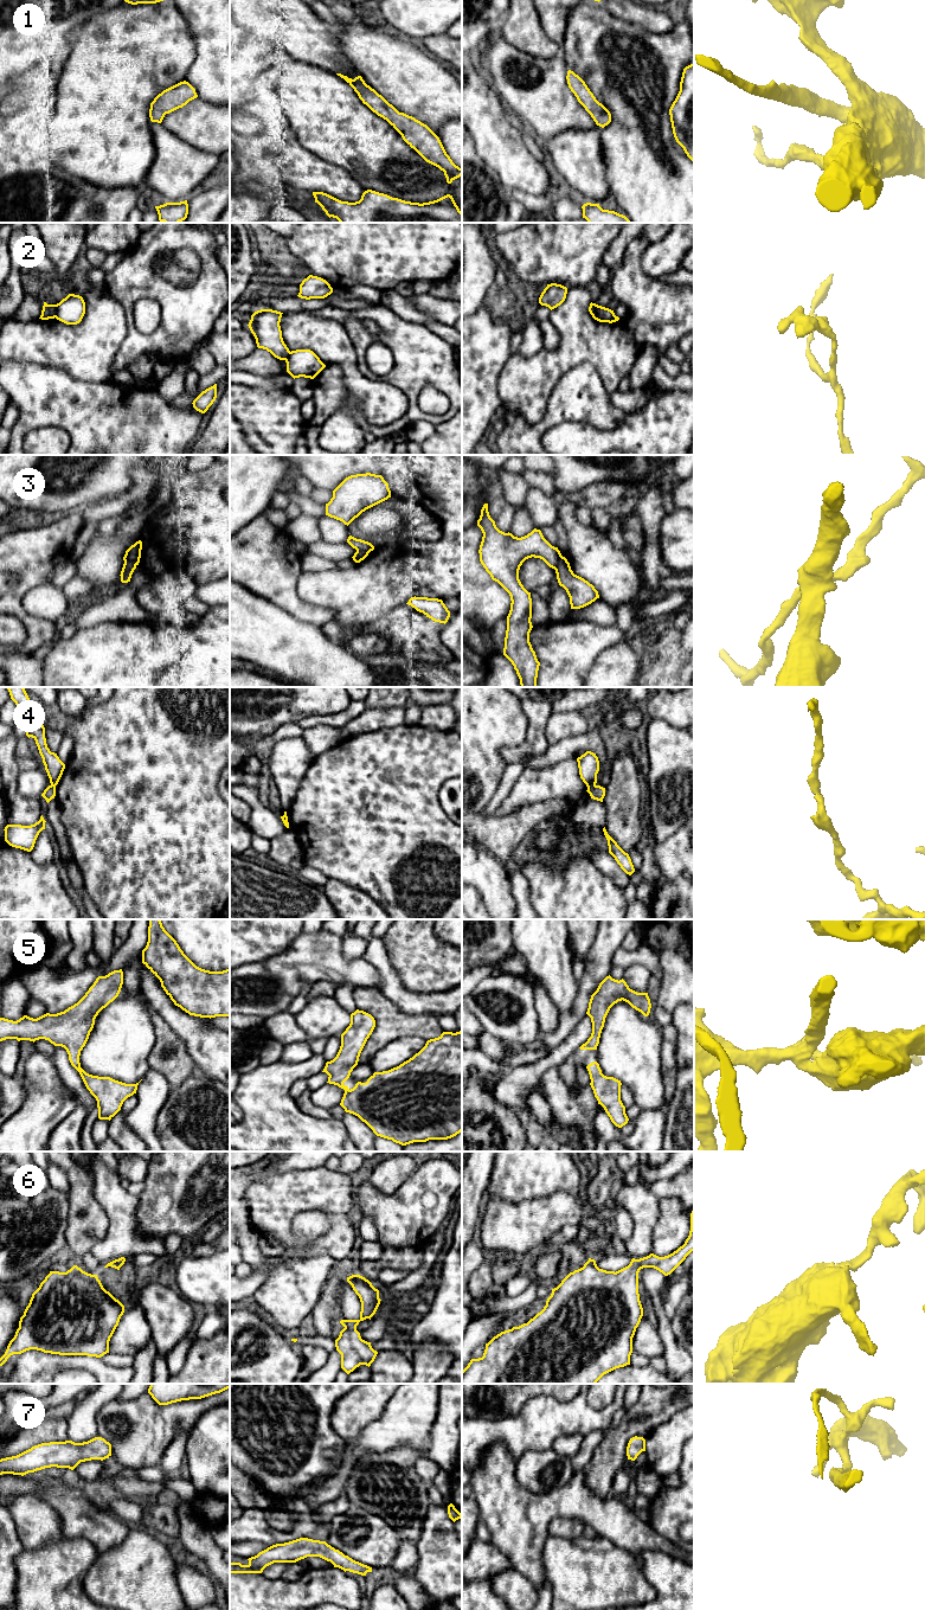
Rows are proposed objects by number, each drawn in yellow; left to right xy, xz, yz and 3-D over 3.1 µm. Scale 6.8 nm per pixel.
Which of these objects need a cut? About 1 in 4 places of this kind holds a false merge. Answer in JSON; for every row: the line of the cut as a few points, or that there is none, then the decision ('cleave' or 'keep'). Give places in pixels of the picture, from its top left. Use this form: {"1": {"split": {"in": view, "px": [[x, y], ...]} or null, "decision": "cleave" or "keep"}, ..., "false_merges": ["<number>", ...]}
{"1": {"split": null, "decision": "keep"}, "2": {"split": {"in": "xy", "px": [[57, 305], [55, 316]]}, "decision": "cleave"}, "3": {"split": {"in": "yz", "px": [[561, 556], [554, 569]]}, "decision": "cleave"}, "4": {"split": {"in": "yz", "px": [[595, 784], [588, 787]]}, "decision": "cleave"}, "5": {"split": null, "decision": "keep"}, "6": {"split": null, "decision": "keep"}, "7": {"split": null, "decision": "keep"}, "false_merges": ["2", "3", "4"]}

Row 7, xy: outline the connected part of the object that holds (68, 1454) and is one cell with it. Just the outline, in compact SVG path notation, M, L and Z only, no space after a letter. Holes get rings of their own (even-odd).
M102 1437L88 1442L72 1441L41 1443L12 1457L0 1460L0 1475L26 1475L45 1468L73 1470L81 1462L105 1460L111 1456L111 1444Z

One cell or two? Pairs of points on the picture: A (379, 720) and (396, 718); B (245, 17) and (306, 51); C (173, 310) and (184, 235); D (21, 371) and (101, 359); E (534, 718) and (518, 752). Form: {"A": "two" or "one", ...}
{"A": "one", "B": "one", "C": "one", "D": "two", "E": "one"}

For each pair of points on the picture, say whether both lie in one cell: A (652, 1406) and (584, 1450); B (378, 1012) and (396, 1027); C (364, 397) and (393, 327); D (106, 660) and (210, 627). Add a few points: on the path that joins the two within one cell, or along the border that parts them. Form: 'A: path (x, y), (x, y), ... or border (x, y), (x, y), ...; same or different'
A: border (605, 1430), (589, 1463); different
B: path (383, 1014), (391, 1022); same
C: border (357, 354), (357, 367), (365, 376), (374, 379); different
D: path (132, 660), (177, 660), (184, 653); same

